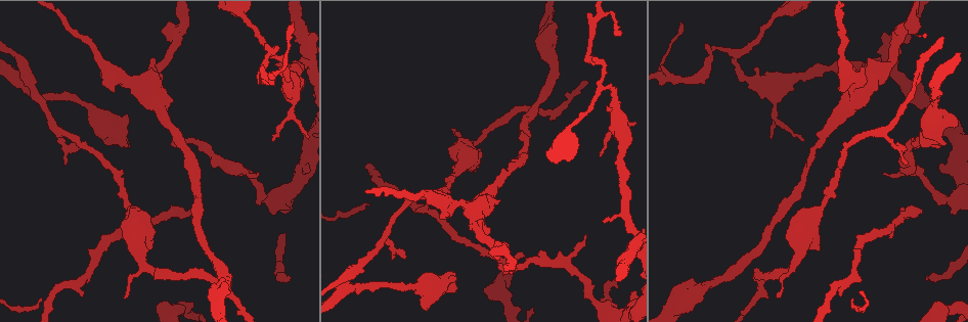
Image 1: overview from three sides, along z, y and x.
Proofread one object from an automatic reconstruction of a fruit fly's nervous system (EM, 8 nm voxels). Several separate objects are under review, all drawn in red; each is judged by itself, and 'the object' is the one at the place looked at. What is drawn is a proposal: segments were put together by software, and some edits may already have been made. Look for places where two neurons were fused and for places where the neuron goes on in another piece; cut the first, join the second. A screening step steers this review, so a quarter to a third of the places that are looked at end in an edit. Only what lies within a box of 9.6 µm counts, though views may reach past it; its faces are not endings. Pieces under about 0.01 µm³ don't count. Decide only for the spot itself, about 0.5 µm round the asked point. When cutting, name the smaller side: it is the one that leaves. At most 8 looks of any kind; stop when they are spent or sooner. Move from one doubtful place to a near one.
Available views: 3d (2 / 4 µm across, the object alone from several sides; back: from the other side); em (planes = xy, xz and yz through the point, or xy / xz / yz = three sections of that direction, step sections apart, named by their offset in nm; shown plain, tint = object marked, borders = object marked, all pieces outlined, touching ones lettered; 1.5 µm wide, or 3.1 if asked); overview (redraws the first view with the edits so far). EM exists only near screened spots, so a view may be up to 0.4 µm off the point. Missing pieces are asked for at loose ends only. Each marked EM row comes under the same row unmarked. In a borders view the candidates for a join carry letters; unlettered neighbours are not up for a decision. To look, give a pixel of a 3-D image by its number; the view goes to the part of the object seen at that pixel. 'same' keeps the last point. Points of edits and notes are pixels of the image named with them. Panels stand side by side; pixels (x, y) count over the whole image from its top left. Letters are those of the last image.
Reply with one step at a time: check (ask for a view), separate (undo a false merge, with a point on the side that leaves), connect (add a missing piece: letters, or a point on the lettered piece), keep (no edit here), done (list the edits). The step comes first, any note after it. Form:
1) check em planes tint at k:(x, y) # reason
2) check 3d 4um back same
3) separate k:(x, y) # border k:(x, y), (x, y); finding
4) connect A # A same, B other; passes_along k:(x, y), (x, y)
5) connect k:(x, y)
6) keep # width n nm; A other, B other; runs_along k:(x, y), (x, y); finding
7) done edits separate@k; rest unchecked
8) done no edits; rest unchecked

check em xy step 8 tint at 1:(853, 78) # a fork

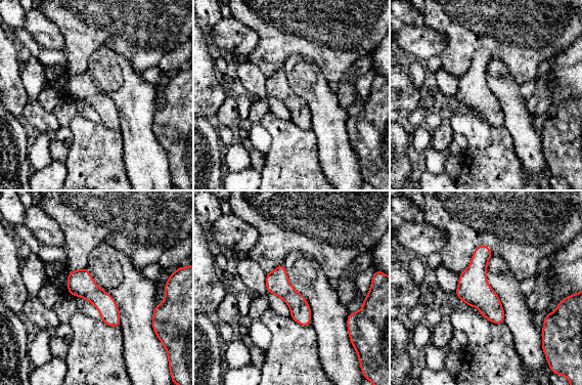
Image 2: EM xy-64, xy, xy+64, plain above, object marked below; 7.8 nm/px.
check em xz step 8 borders same

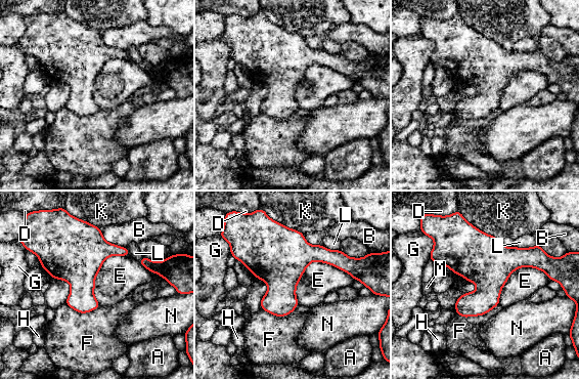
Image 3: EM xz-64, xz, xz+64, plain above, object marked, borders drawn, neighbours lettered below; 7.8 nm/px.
keep # A other, B other, D other, E other, F other, G other, H other, K other, L other, M other, N other; border 3:(538, 243), (532, 247), (514, 247); continuous, no second neuron

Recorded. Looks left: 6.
check 3d 2um back at 1:(455, 279) # free end

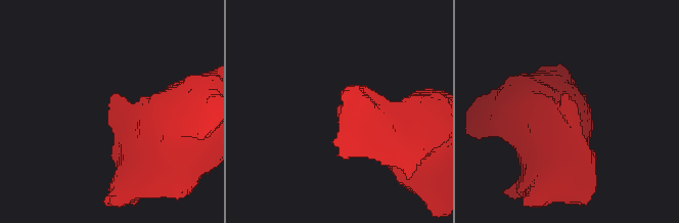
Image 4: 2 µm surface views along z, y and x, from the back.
check em xz step 8 tint at 4:(113, 103)

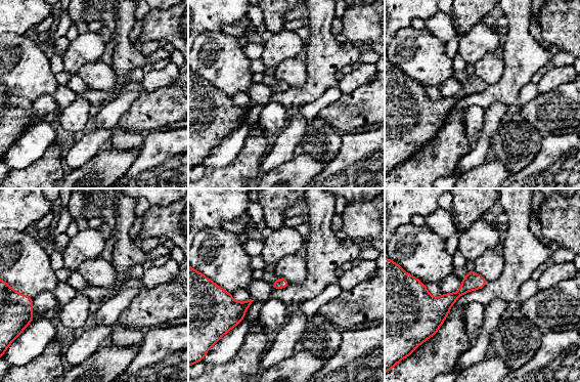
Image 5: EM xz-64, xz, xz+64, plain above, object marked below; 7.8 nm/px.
check em planes borders same

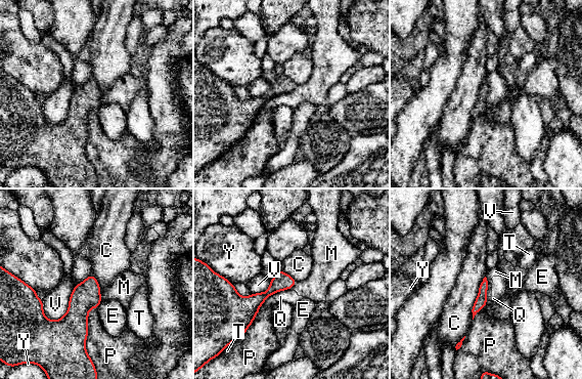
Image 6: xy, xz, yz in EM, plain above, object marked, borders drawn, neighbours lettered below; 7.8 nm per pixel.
keep # longest_contact P 400 nm; C other, E other, M other, P other, Q other, T other, V other, Y other; no lettered piece goes on from it

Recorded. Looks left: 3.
check 3d 2um back at 1:(257, 176) # an open end

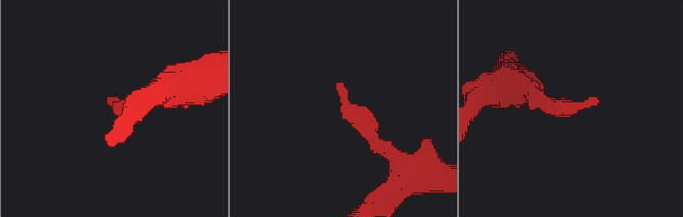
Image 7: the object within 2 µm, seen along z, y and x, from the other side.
check em planes borders at 7:(599, 100)

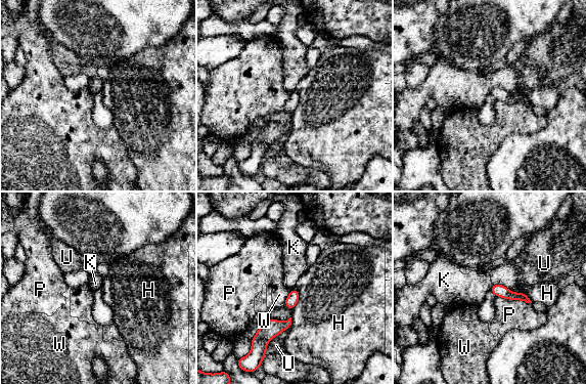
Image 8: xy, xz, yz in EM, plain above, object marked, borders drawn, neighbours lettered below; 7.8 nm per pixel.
keep # H other, K other, P other, U other, W other; runs_along 8:(494, 288), (526, 299); none of them fits

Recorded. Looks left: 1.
done no edits; rest unchecked

